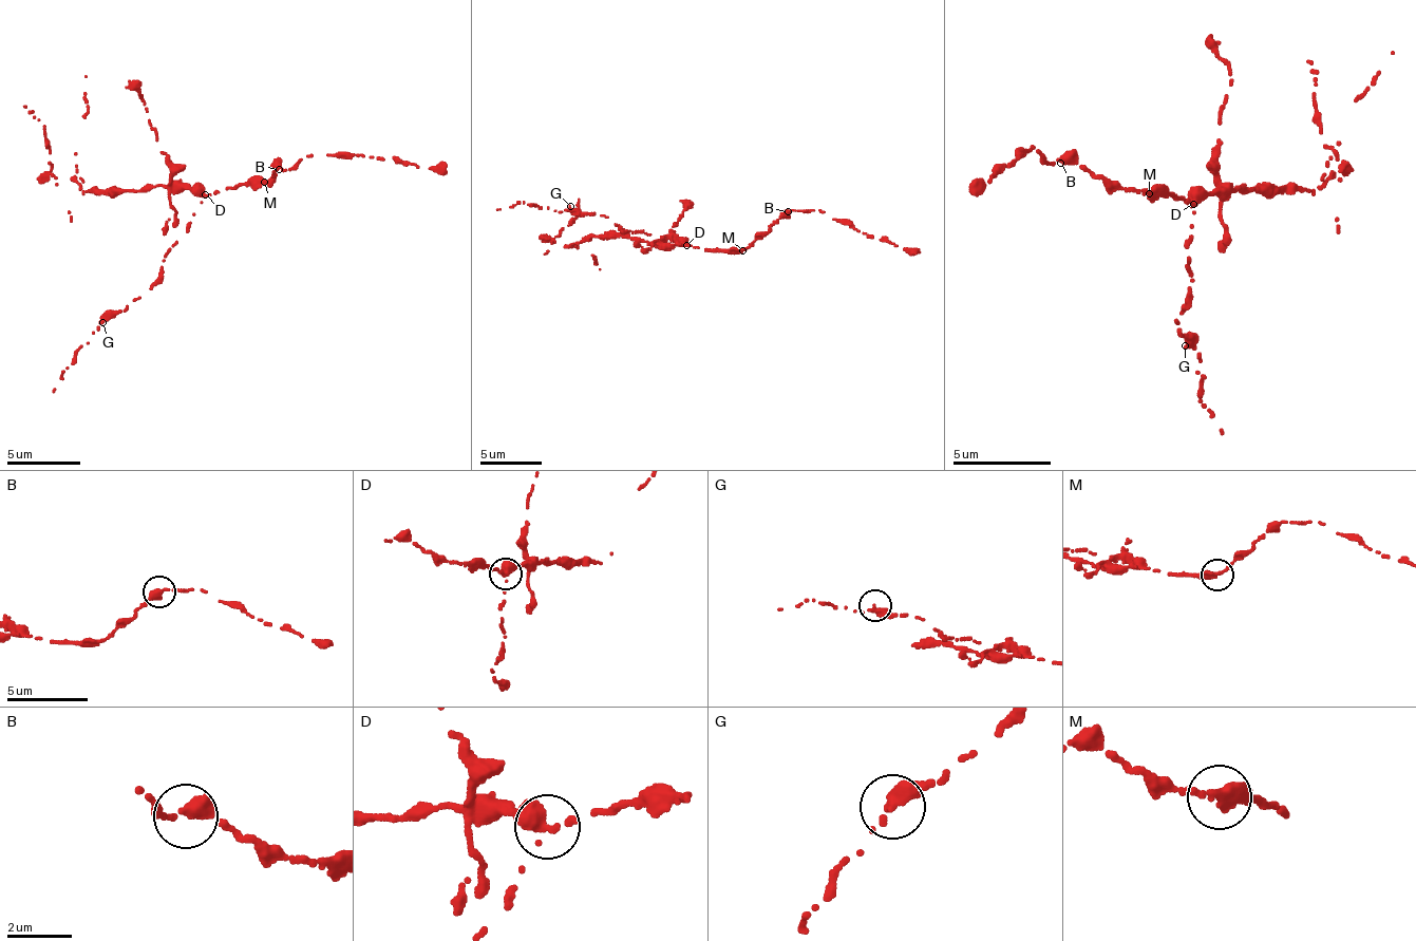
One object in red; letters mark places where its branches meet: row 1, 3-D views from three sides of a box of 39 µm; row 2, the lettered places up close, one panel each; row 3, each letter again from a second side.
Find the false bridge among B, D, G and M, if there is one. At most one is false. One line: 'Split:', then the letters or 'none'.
Split: D

